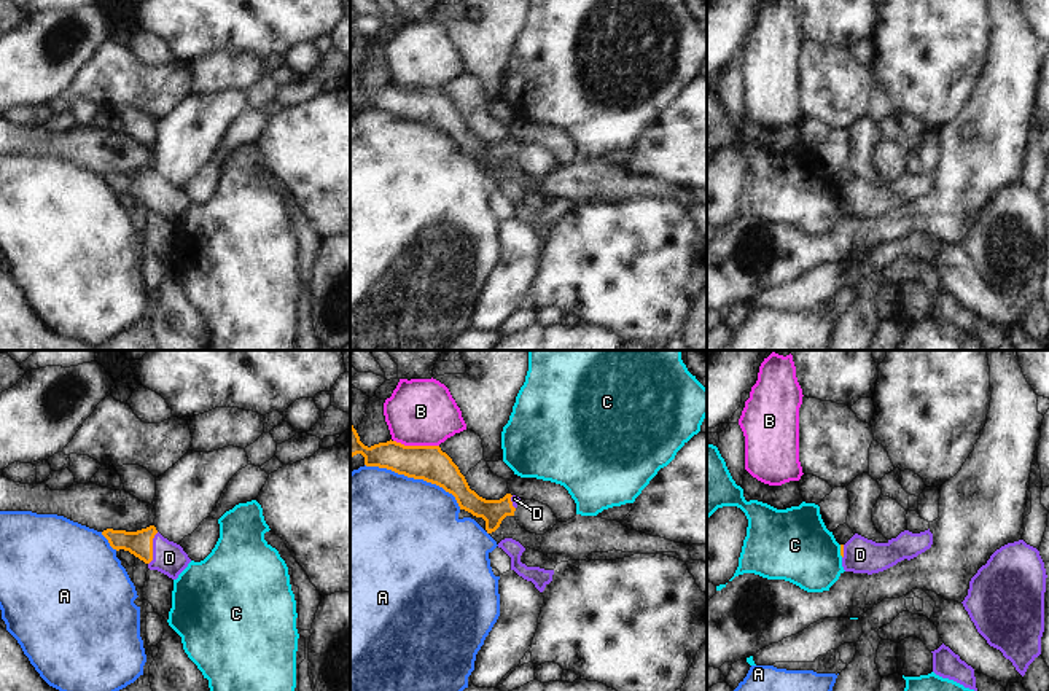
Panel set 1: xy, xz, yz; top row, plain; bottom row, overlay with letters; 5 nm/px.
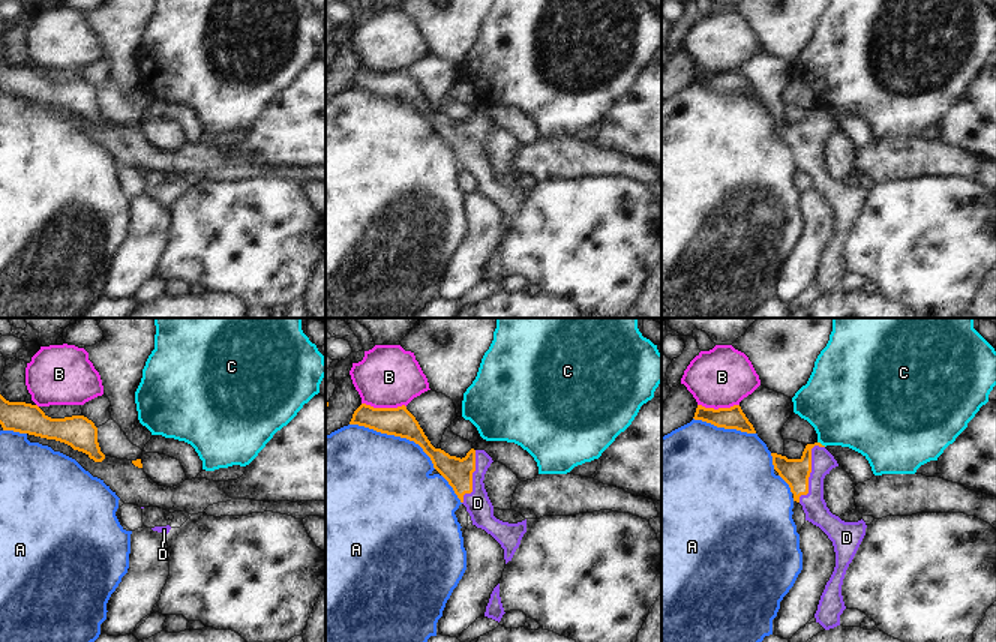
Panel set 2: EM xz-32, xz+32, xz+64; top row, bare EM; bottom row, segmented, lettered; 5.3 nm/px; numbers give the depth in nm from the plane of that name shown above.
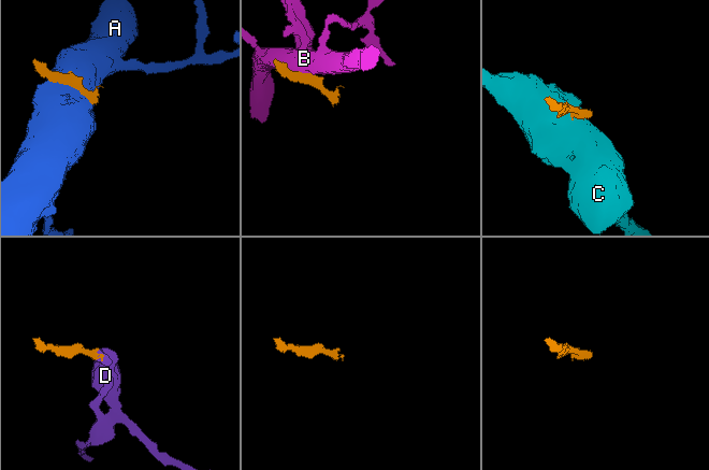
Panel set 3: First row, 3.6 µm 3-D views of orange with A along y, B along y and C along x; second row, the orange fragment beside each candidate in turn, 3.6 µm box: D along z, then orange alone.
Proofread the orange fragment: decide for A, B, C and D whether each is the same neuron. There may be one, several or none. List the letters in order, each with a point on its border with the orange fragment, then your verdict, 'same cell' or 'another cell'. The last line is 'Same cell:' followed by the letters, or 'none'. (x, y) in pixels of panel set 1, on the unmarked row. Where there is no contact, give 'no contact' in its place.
A: xz (416, 121) | another cell
B: xz (416, 89) | another cell
C: yz (841, 195) | another cell
D: xy (152, 191) | same cell
Same cell: D

